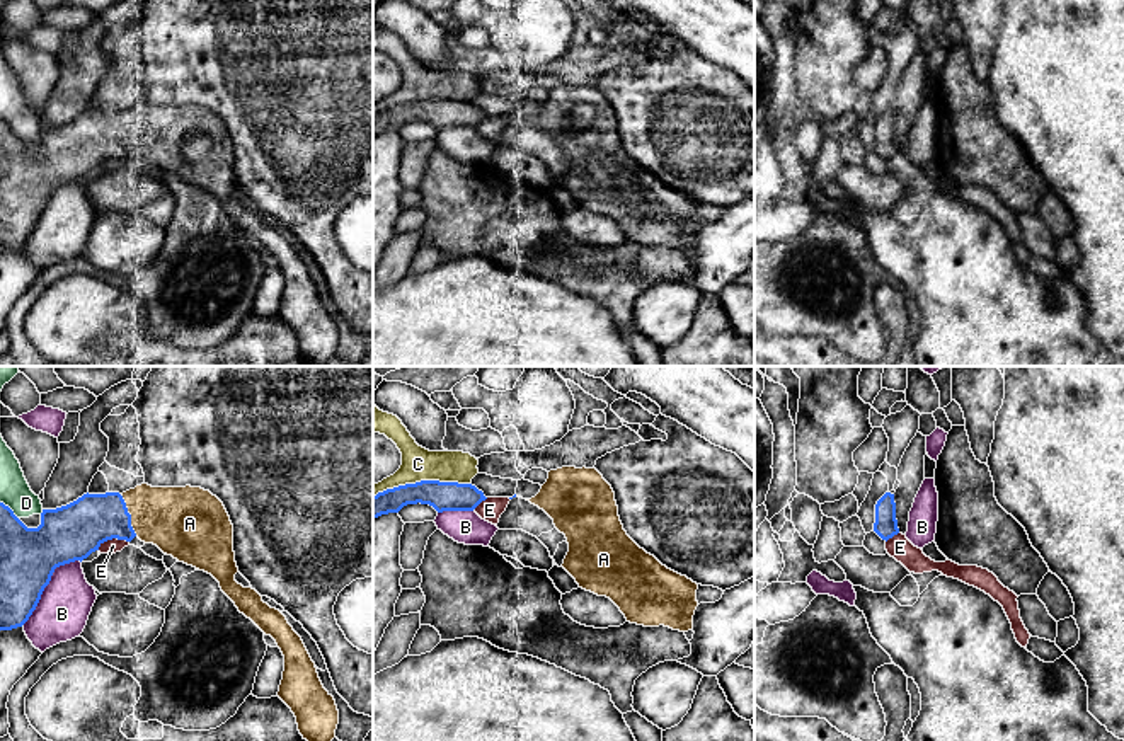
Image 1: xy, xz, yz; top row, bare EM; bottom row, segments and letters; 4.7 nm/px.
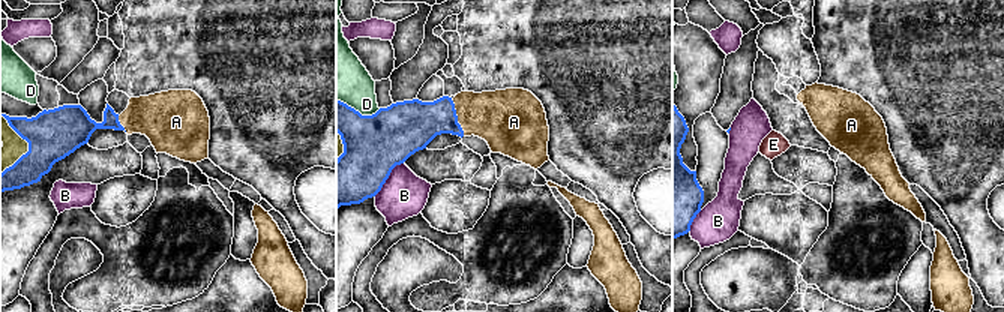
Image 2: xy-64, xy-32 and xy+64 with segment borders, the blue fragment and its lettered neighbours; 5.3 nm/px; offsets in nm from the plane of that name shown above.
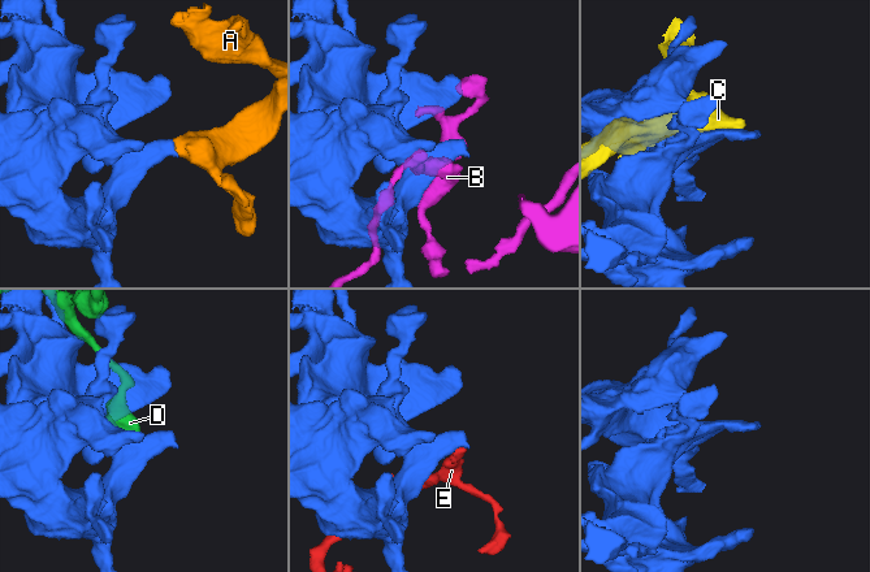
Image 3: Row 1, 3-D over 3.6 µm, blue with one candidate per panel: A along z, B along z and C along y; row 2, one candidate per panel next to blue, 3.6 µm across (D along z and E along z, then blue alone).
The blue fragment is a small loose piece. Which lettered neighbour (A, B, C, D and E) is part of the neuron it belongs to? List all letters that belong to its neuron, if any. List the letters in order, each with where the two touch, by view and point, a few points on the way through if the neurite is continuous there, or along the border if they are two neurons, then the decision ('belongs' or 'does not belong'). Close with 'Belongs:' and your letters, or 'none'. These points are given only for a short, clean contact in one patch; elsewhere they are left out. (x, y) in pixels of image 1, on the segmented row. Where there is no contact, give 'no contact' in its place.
A: contact xy (130, 515); belongs
B: contact xy (48, 583); does not belong
C: contact xz (421, 481); does not belong
D: contact xy (11, 510); does not belong
E: contact xy (113, 537); does not belong
Belongs: A

